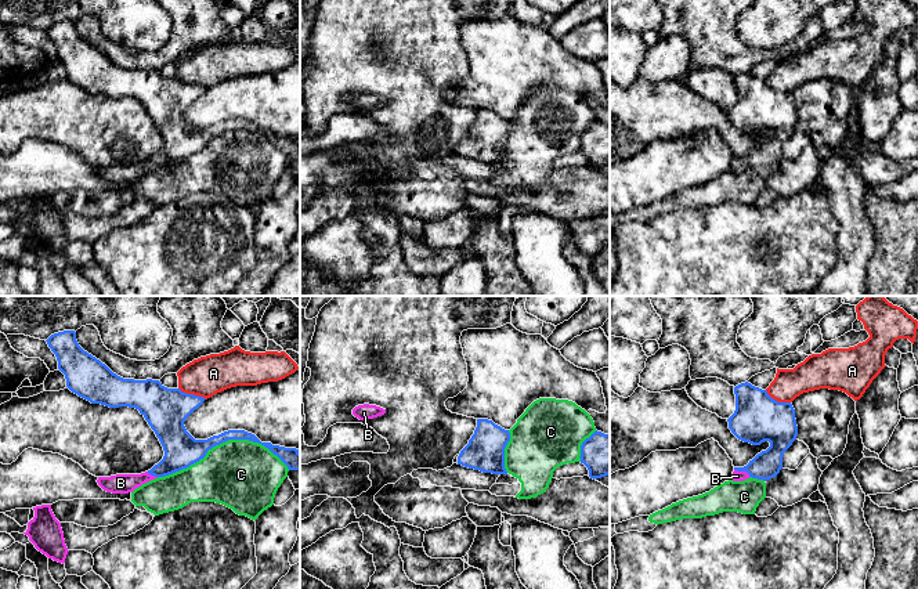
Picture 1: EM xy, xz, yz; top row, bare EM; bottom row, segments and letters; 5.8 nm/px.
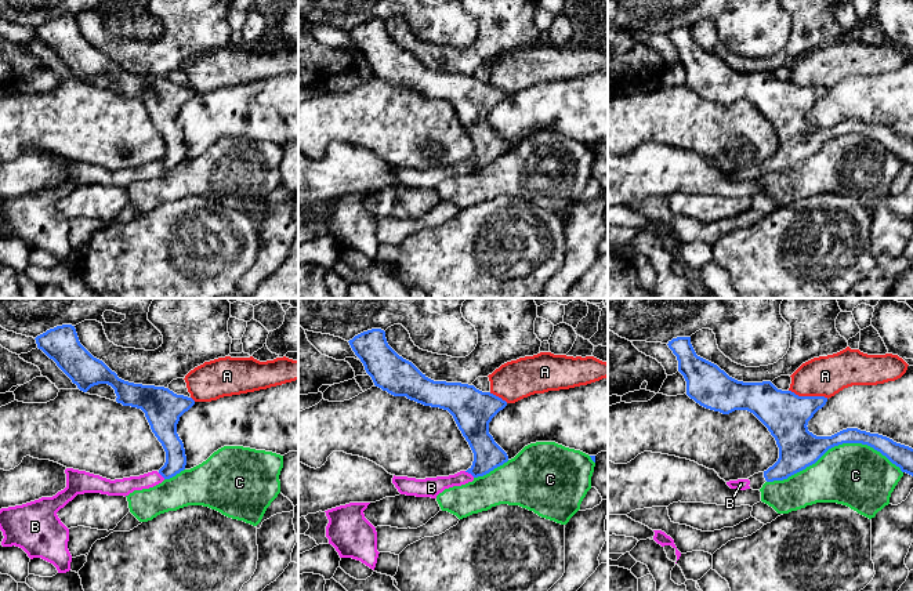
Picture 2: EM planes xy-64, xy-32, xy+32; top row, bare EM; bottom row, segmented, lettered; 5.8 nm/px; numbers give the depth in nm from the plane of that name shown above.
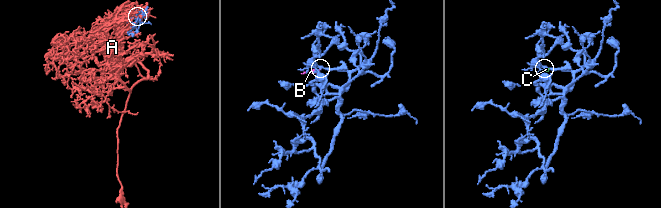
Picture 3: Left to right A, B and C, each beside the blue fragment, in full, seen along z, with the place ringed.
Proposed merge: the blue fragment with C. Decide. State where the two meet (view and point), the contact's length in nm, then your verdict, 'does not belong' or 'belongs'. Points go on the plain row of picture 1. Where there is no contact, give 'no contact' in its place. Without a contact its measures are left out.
xy (223, 132) | 750 nm | does not belong

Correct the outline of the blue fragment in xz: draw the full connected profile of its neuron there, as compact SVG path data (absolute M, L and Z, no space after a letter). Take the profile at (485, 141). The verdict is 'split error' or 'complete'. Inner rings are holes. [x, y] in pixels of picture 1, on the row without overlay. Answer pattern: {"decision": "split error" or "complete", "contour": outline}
{"decision": "complete", "contour": "M477 109L474 124L460 141L458 155L483 163L507 165L505 159L505 138L510 131L509 120L488 109Z"}

